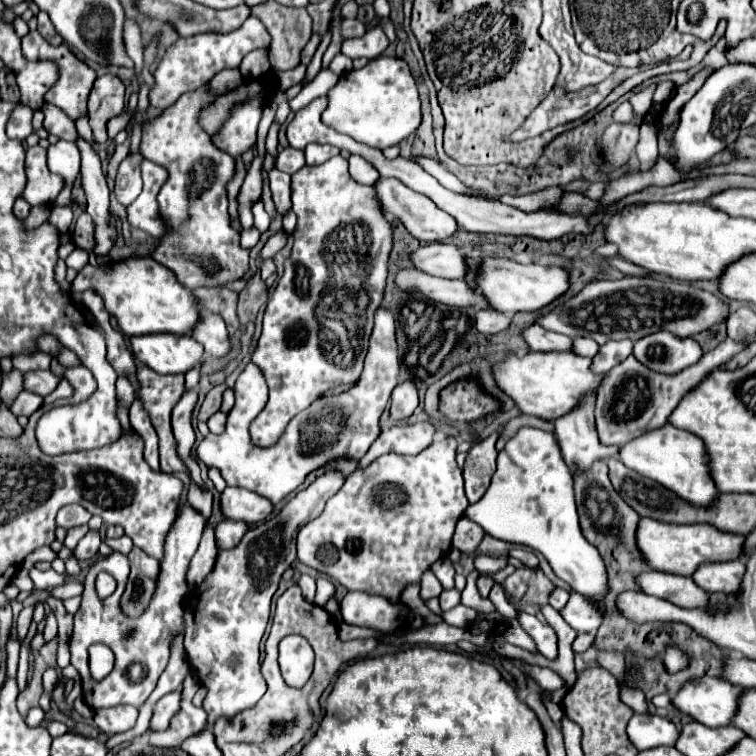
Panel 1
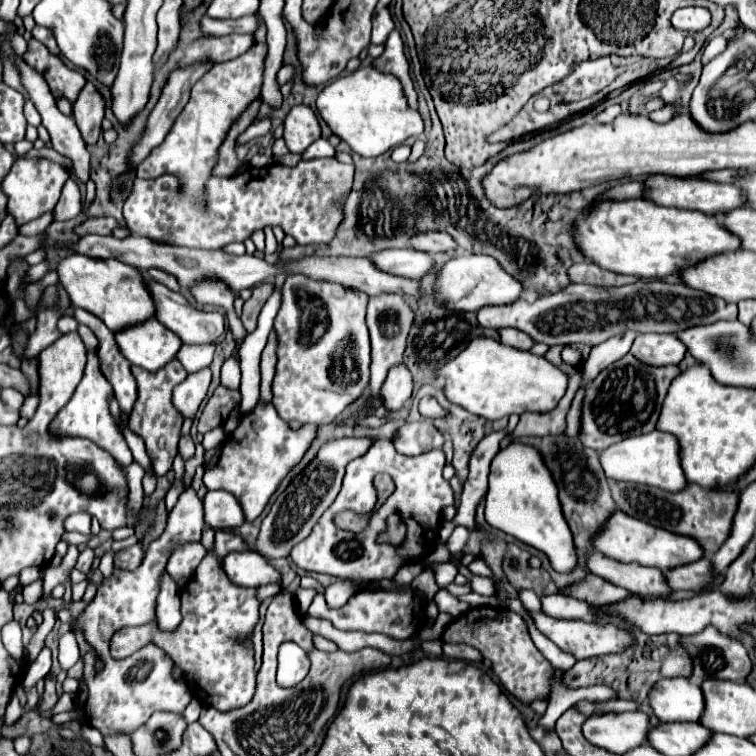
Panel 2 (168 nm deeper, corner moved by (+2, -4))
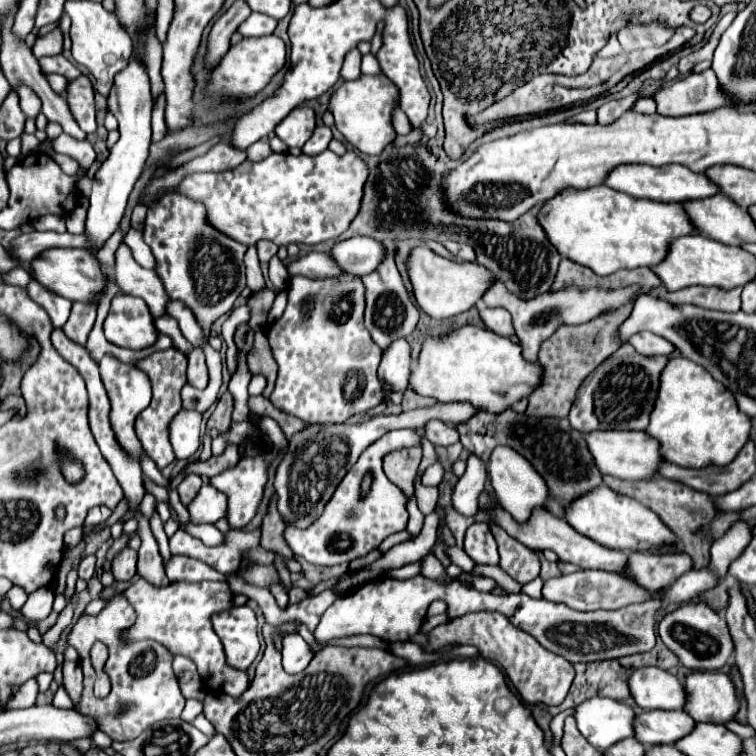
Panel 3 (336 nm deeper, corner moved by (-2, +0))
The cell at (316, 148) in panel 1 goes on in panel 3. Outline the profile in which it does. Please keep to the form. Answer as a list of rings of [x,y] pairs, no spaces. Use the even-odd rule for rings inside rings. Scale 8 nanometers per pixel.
[[[322,124],[322,126],[316,126],[314,134],[312,134],[312,136],[310,136],[310,140],[304,144],[302,152],[304,152],[304,154],[308,154],[308,156],[320,154],[320,152],[324,152],[324,150],[328,148],[330,140],[332,140],[332,132],[330,132],[330,128],[328,128],[328,126],[324,126],[324,124]]]

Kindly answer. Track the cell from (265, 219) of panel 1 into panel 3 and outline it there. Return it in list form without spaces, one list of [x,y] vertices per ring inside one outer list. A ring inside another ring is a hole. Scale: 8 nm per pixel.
[[[260,240],[258,244],[256,244],[256,248],[258,248],[258,258],[260,258],[260,262],[268,262],[272,256],[276,256],[276,252],[278,252],[278,246],[274,244],[274,242],[268,242],[268,240]]]

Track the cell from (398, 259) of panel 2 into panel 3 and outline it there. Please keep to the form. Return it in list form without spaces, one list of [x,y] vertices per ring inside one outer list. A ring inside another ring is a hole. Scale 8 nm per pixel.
[[[354,236],[344,242],[334,244],[328,250],[344,270],[352,276],[364,276],[378,268],[378,264],[384,258],[384,246],[378,240],[372,240],[368,236]]]

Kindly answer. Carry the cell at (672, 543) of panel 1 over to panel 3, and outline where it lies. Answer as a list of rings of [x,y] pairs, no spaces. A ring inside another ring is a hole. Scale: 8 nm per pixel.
[[[600,484],[596,490],[590,490],[588,494],[582,494],[578,502],[572,502],[572,506],[568,504],[564,520],[580,534],[614,550],[648,552],[662,544],[678,544],[676,536],[668,530],[668,526],[664,526],[664,522],[660,522],[660,518],[656,518],[656,514],[652,514],[652,510],[632,498],[616,494],[604,484]]]

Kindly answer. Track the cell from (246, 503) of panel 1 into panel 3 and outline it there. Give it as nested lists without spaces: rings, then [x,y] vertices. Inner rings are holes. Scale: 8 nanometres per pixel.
[[[202,486],[196,498],[186,506],[190,512],[190,522],[194,524],[214,524],[226,516],[226,496],[216,488]]]

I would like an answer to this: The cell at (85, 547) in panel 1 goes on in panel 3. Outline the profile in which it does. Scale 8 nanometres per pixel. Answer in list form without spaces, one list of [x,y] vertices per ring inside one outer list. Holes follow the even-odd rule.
[[[84,556],[80,560],[80,566],[78,566],[78,576],[84,578],[84,580],[90,580],[94,576],[94,570],[96,570],[96,558],[94,556]]]

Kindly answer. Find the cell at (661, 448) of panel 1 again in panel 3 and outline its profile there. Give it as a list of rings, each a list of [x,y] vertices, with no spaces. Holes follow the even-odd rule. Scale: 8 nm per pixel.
[[[594,430],[592,434],[584,434],[586,446],[592,452],[596,468],[602,474],[610,474],[622,480],[644,480],[656,474],[662,456],[658,452],[658,442],[650,438],[646,432],[624,432],[624,430]]]

